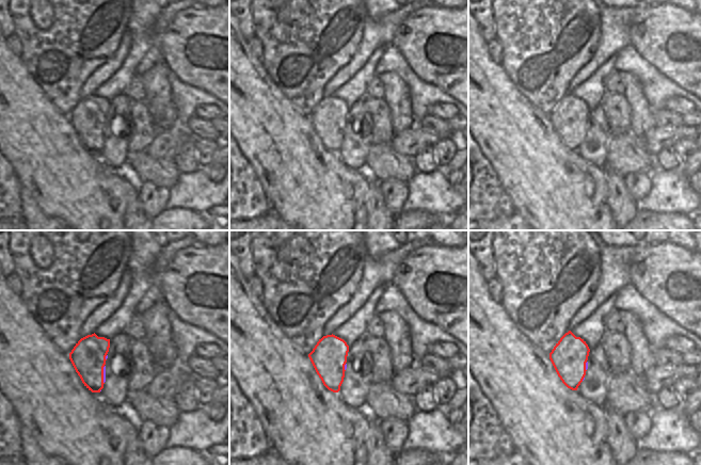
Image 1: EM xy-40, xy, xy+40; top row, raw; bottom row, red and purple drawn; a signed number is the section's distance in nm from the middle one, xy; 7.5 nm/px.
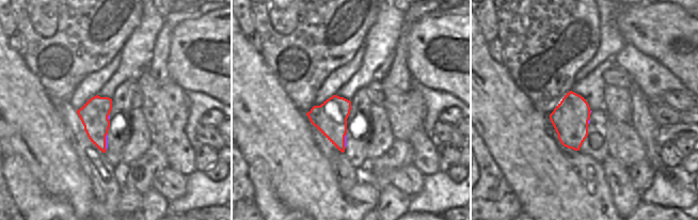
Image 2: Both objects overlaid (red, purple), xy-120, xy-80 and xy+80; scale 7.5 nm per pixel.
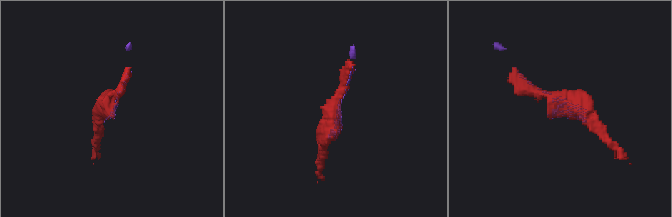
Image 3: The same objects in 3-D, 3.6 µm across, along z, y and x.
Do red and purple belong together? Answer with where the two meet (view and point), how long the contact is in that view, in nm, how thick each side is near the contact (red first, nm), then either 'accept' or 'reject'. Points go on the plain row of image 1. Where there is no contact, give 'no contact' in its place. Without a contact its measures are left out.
xy-40 (102, 135) | 140 nm | 260/20 nm | accept

